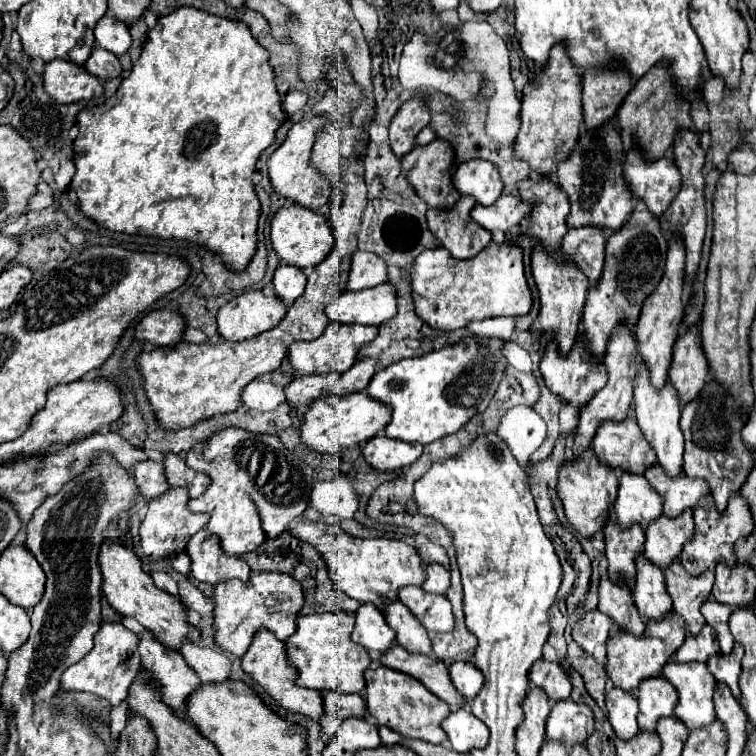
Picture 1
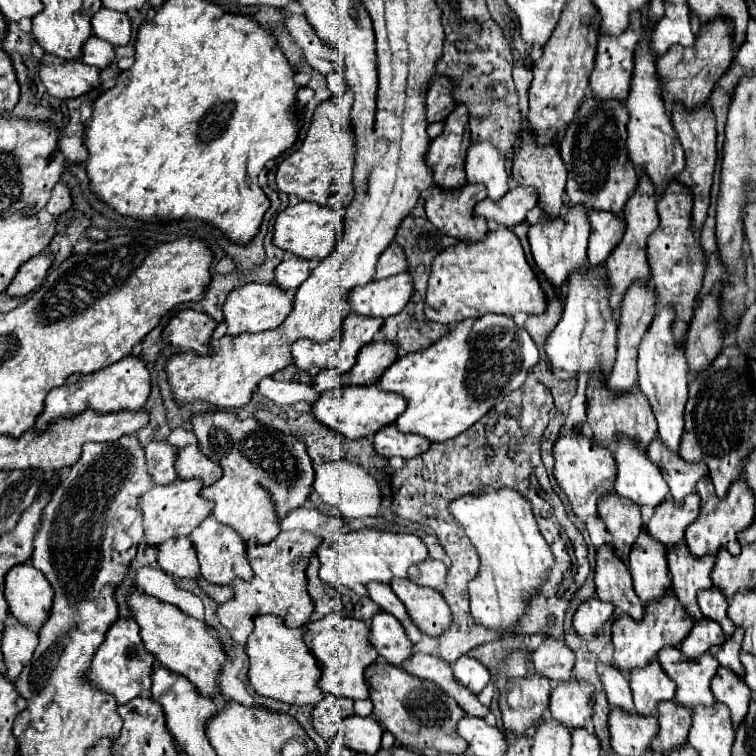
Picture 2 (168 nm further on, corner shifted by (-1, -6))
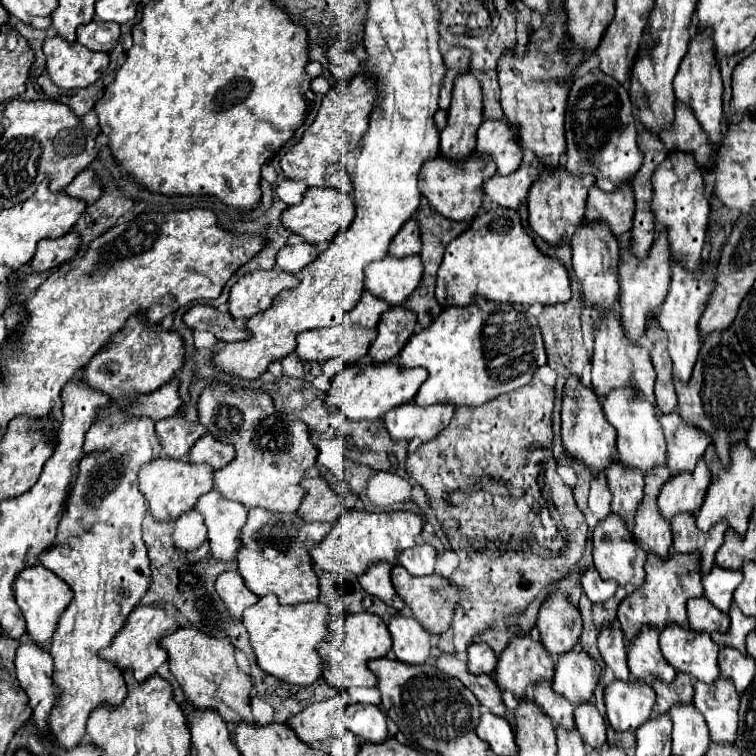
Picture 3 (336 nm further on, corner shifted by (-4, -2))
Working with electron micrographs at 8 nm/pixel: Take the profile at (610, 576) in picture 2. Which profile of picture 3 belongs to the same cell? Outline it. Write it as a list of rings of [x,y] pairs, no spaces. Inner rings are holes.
[[[610,513],[608,519],[598,523],[598,527],[594,529],[592,541],[594,541],[594,567],[600,573],[600,577],[602,579],[614,579],[618,585],[630,585],[634,591],[638,591],[646,579],[646,573],[644,573],[646,555],[634,543],[632,533],[624,525],[624,521],[620,521],[618,515]]]

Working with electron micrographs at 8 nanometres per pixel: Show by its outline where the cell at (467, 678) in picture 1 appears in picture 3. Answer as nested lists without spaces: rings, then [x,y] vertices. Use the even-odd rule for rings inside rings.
[[[472,643],[468,647],[468,671],[472,675],[490,675],[498,659],[486,643]]]

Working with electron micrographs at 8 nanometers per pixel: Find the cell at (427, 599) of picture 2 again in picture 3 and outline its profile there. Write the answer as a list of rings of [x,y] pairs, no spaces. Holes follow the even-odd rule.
[[[396,565],[392,569],[392,583],[396,593],[400,595],[400,599],[410,607],[410,611],[414,613],[416,621],[430,633],[444,633],[450,627],[452,621],[452,611],[456,607],[458,601],[458,591],[456,587],[450,585],[448,579],[438,577],[438,575],[428,575],[428,577],[412,577],[408,571],[404,571],[402,565]]]

